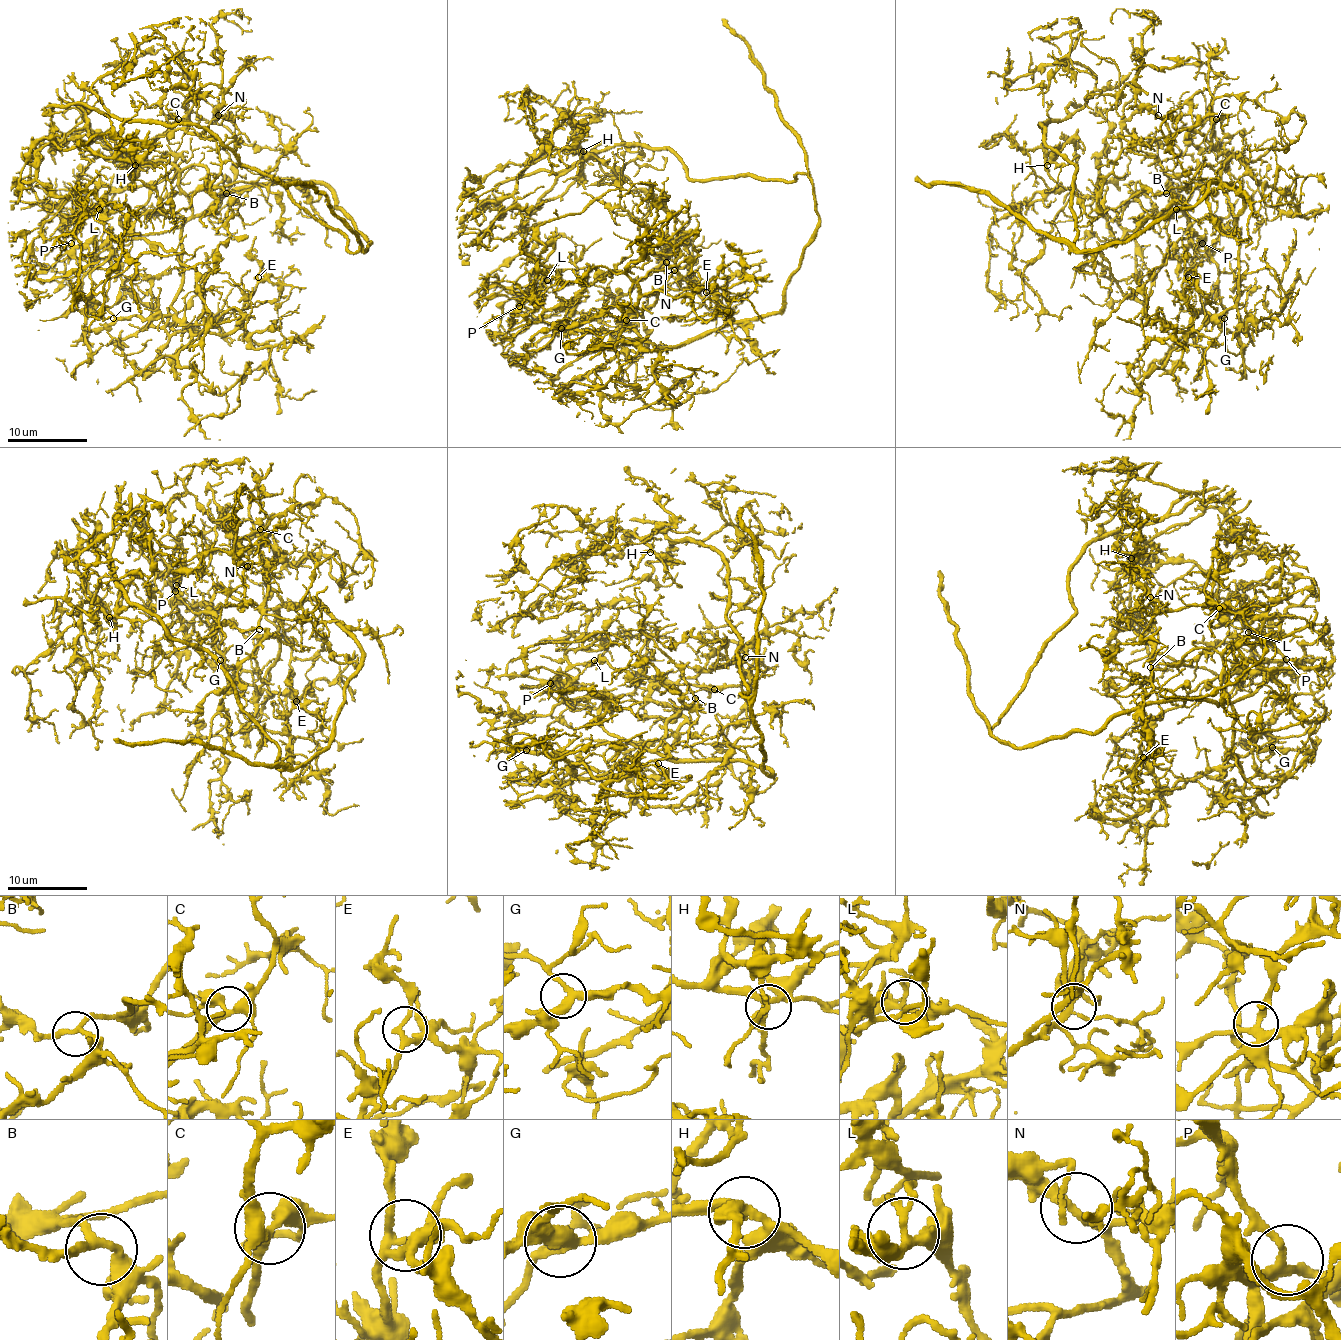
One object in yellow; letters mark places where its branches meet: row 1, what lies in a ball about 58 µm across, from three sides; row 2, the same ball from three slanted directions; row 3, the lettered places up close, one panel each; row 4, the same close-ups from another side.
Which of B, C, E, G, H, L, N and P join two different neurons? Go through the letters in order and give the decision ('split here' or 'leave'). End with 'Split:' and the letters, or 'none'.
B: leave
C: leave
E: leave
G: leave
H: leave
L: leave
N: leave
P: leave
Split: none

